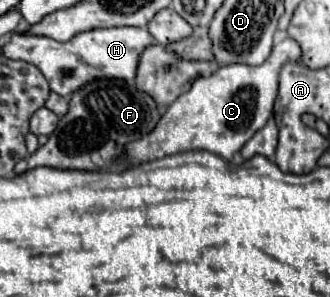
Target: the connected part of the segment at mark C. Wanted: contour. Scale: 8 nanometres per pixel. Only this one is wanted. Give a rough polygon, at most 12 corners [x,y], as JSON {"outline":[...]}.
{"outline":[[292,38],[230,64],[126,146],[140,164],[188,150],[230,160],[272,116]]}

